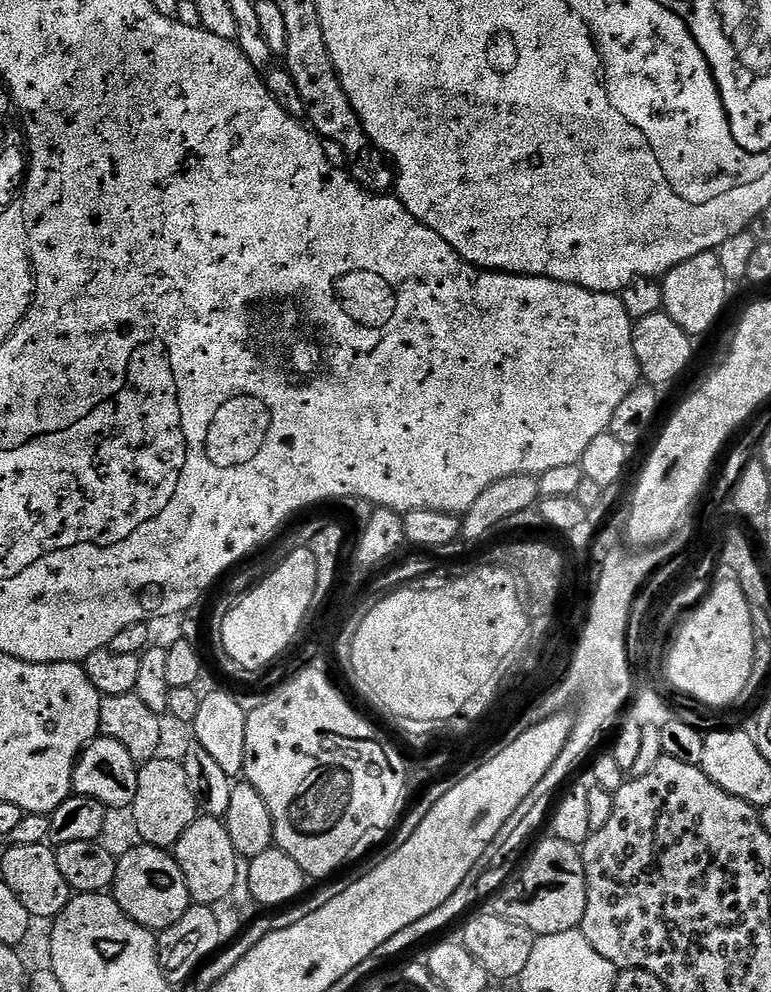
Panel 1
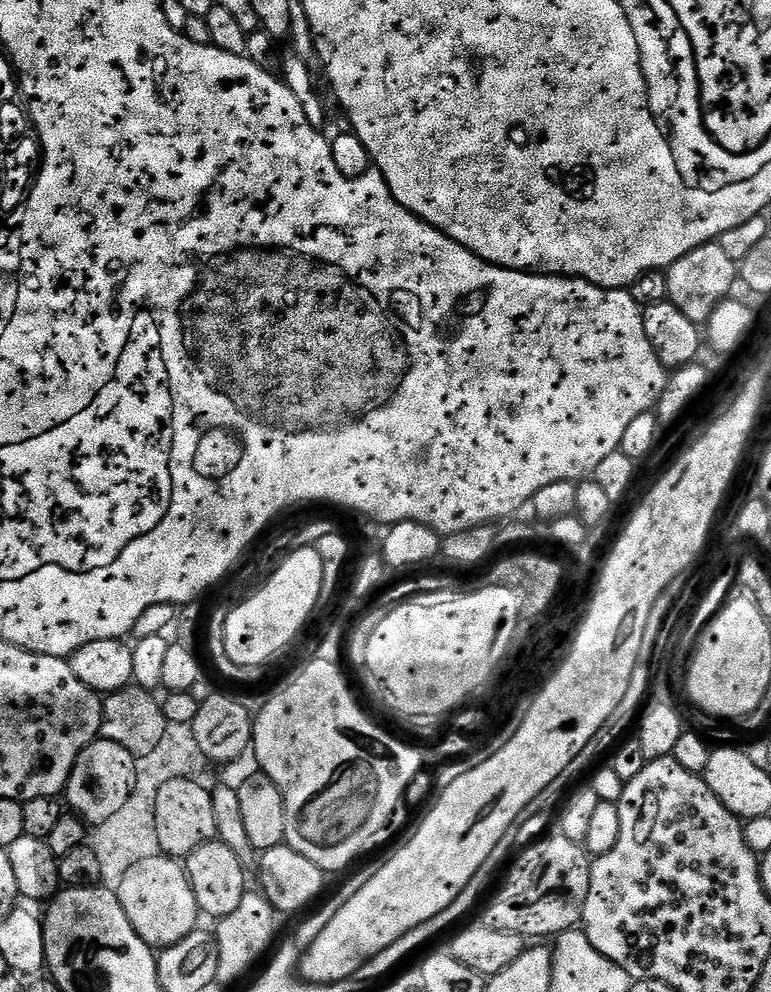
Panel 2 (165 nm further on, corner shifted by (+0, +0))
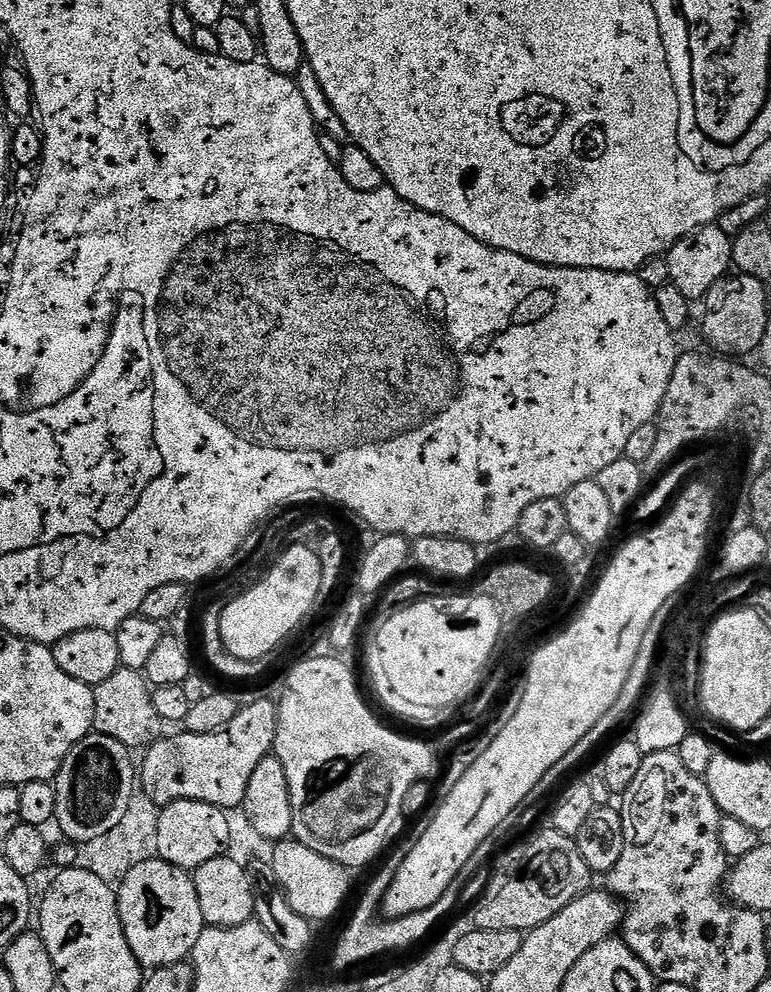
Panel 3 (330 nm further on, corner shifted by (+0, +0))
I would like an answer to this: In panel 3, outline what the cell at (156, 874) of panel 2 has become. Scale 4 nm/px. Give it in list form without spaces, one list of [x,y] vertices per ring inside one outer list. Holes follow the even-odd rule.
[[[159,858],[130,870],[118,885],[116,901],[126,942],[130,942],[130,950],[144,970],[185,963],[206,927],[192,876]]]

